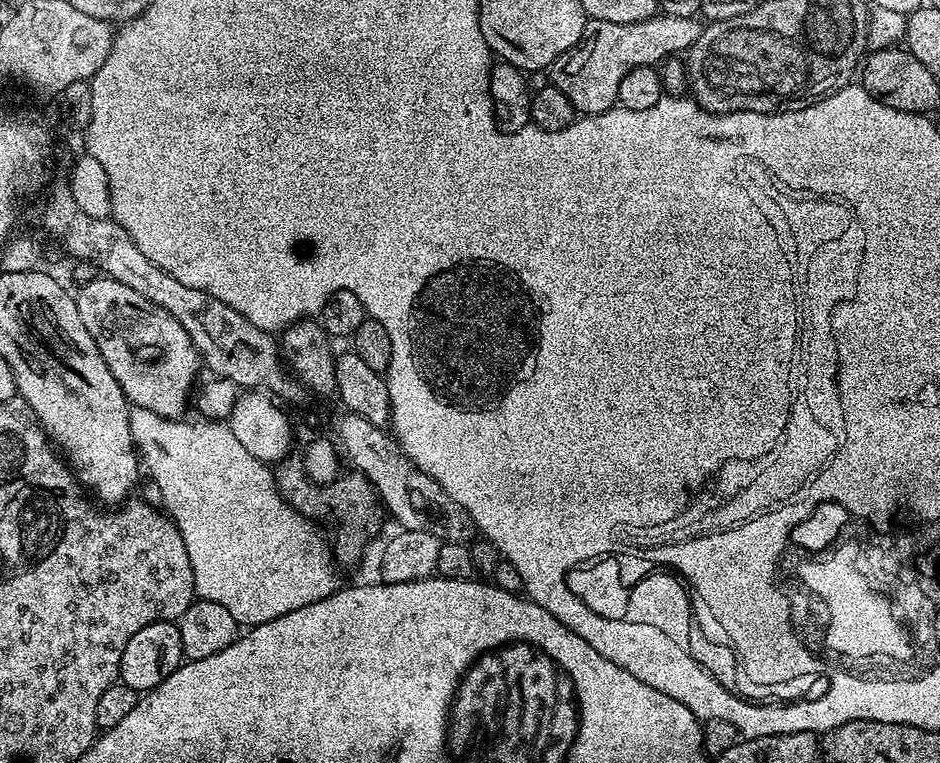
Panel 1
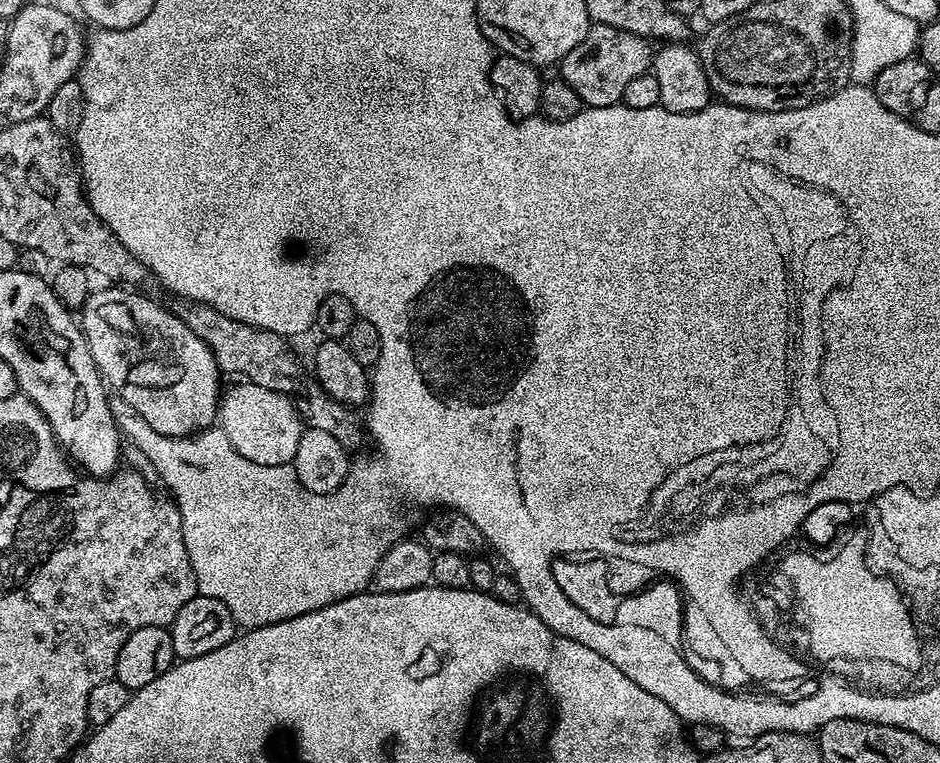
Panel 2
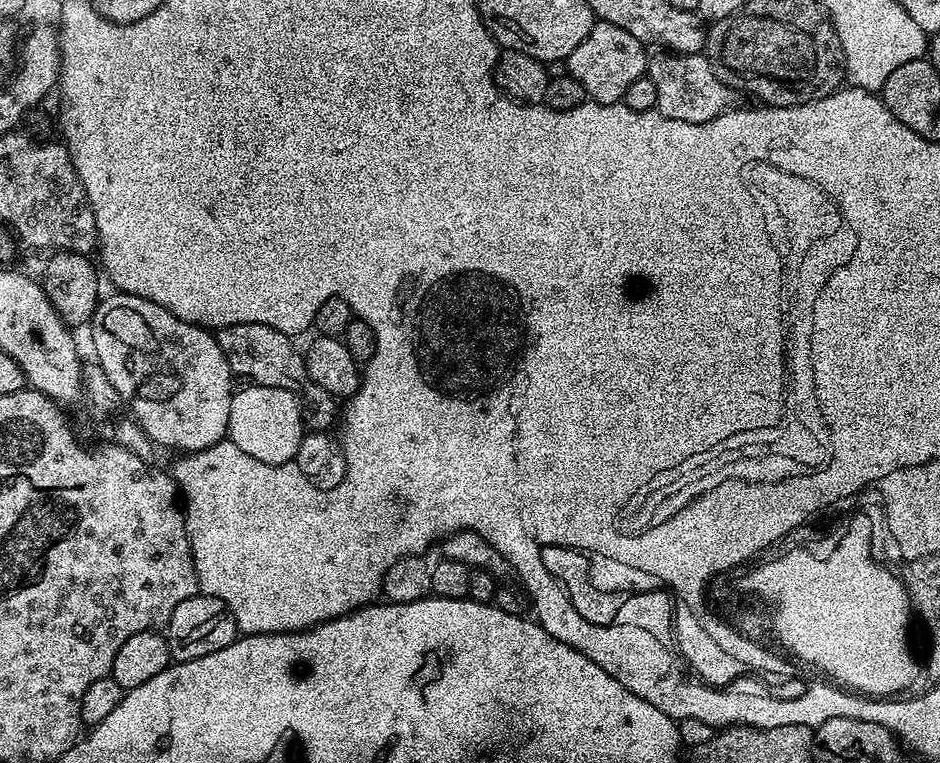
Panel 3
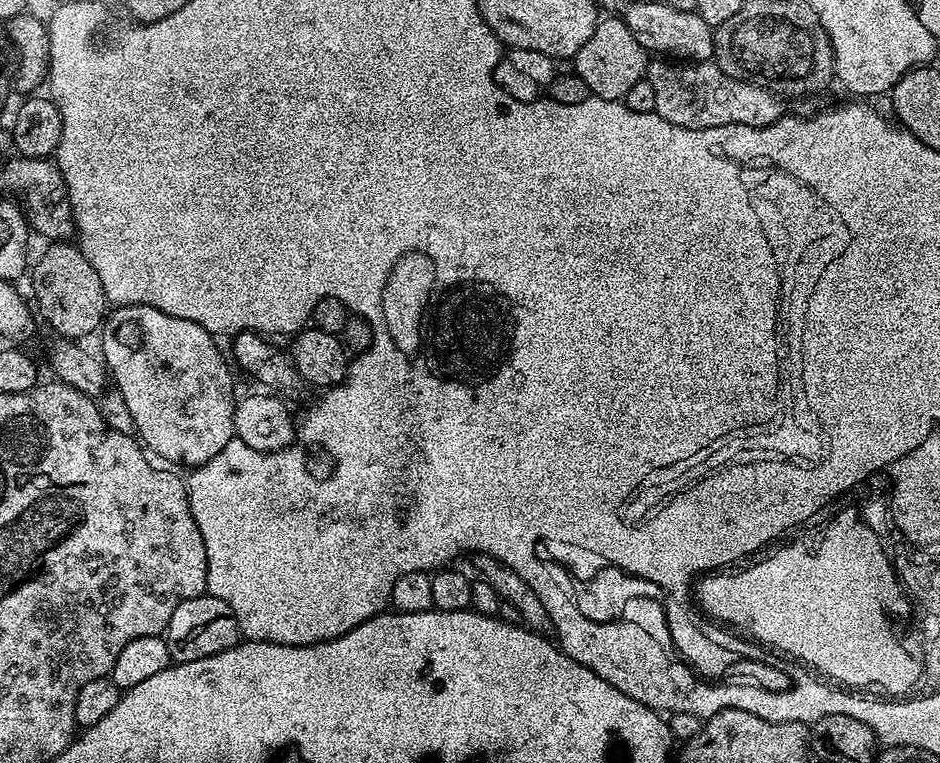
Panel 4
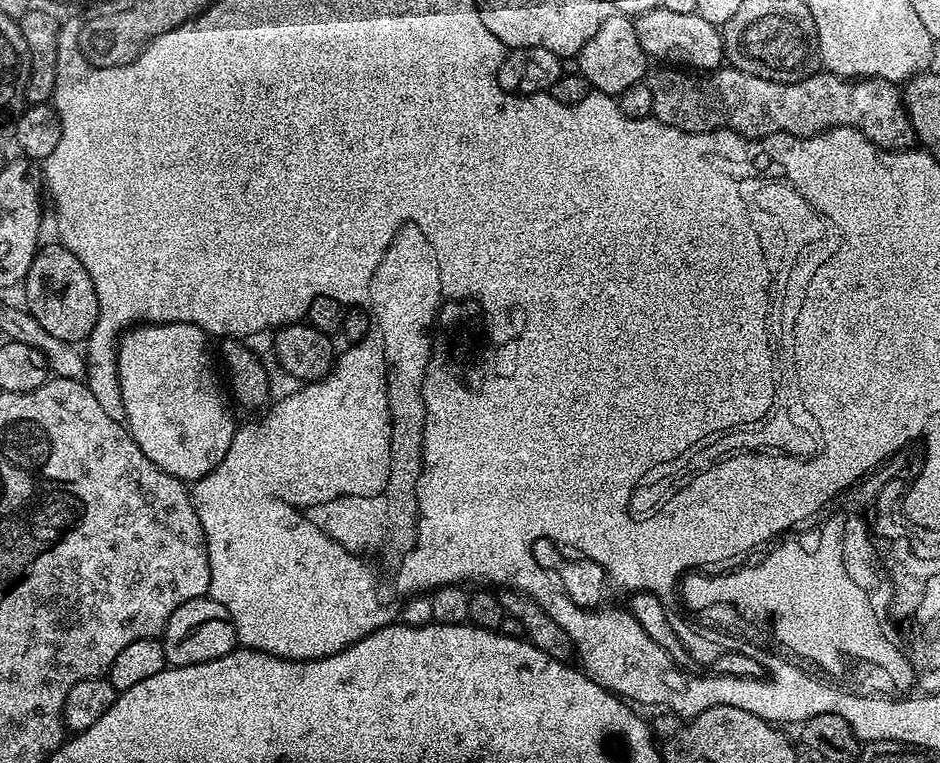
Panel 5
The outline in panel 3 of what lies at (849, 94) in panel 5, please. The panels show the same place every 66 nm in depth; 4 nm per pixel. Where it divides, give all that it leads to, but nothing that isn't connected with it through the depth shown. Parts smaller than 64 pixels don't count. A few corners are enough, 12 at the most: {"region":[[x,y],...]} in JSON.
{"region":[[660,50],[646,74],[655,111],[710,122],[734,90],[707,55]]}

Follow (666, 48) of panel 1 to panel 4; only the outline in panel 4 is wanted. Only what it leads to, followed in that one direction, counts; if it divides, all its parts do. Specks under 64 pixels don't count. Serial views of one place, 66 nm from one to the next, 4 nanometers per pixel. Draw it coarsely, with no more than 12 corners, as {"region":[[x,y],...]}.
{"region":[[615,14],[574,57],[597,100],[623,101],[649,53]]}

